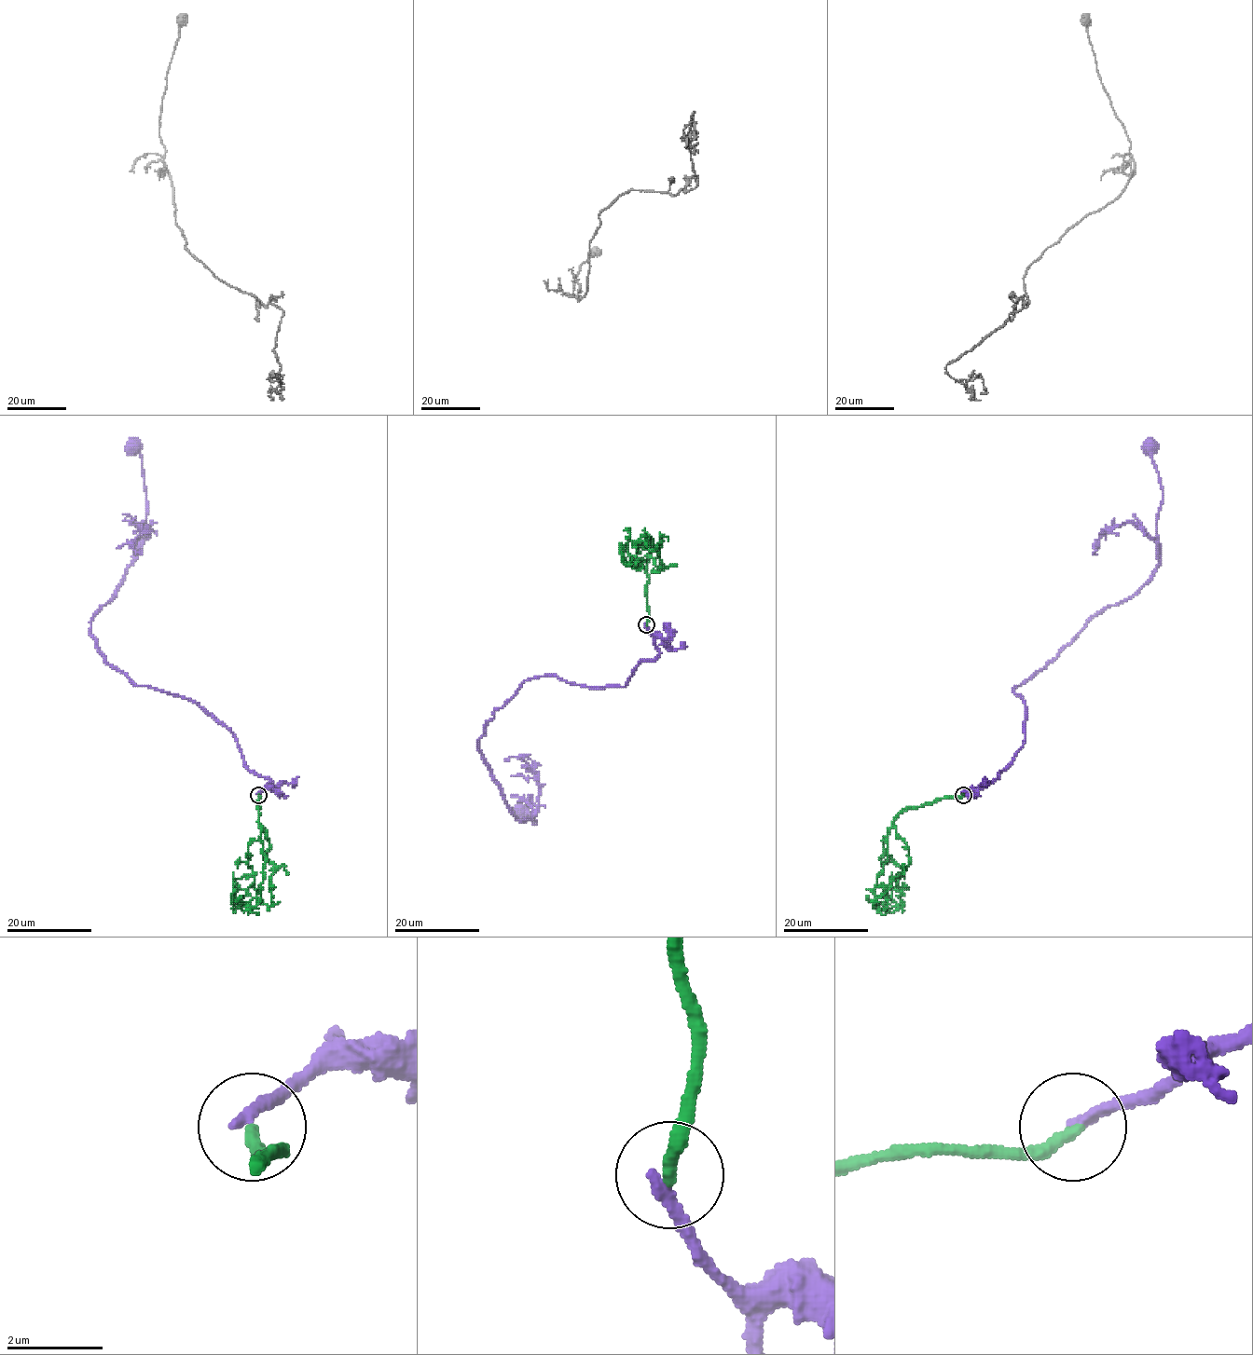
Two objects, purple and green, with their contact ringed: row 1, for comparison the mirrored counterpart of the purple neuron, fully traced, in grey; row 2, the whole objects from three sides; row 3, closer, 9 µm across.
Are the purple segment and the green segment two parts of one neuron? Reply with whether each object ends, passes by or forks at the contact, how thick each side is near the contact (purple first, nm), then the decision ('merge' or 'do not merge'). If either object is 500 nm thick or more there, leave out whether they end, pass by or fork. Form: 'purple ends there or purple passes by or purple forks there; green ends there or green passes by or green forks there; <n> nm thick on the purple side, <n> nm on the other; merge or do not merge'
purple ends there; green ends there; 280 nm thick on the purple side, 280 nm on the other; do not merge

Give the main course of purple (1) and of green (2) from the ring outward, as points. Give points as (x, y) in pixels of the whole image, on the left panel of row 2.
1: (258, 794), (270, 782), (246, 767), (225, 725), (108, 665), (90, 631), (131, 562), (145, 519), (132, 448)
2: (258, 794), (261, 833), (247, 853), (254, 877), (235, 907), (235, 888), (254, 883)

